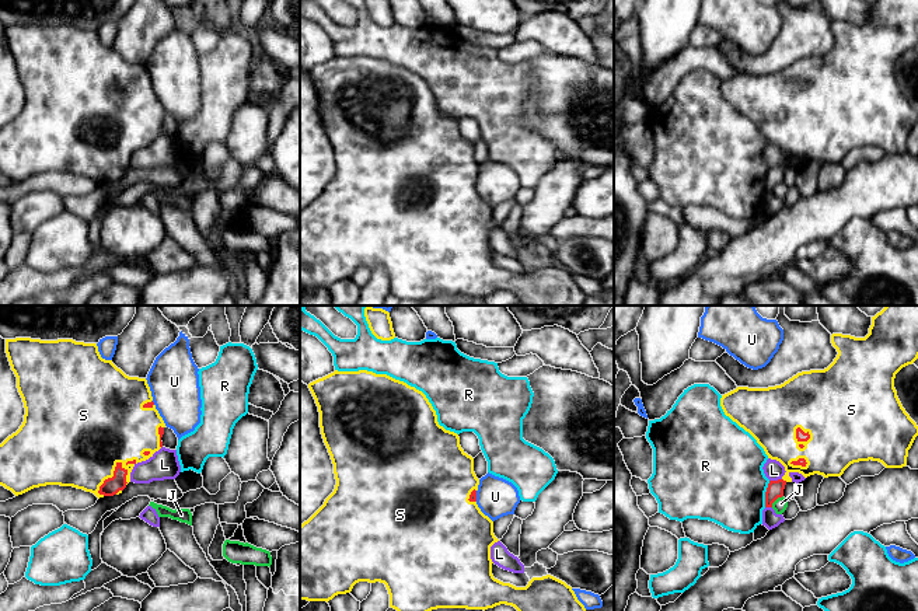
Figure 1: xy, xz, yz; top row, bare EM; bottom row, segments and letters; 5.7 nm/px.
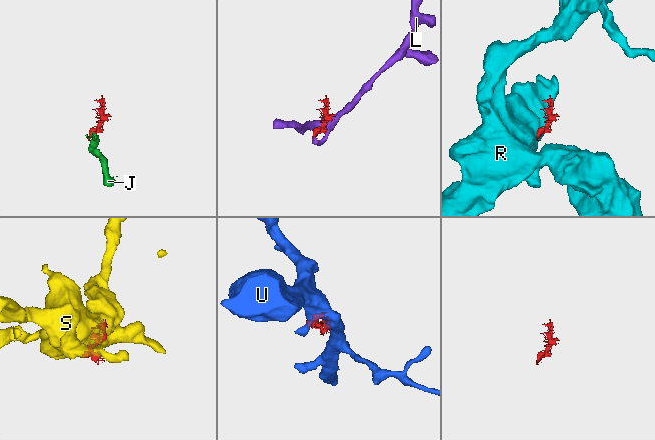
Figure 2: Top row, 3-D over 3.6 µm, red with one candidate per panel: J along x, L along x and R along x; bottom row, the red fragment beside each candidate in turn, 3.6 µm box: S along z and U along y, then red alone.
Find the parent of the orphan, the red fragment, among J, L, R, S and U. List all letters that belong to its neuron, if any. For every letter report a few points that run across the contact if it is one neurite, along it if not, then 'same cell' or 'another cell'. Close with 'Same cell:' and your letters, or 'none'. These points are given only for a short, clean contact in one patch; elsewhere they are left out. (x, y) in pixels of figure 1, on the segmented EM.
J: line yz (782, 495), (771, 506); another cell
L: another cell
R: line yz (770, 481), (765, 489), (764, 506); another cell
S: same cell
U: line xz (475, 491), (477, 500); another cell
Same cell: S

